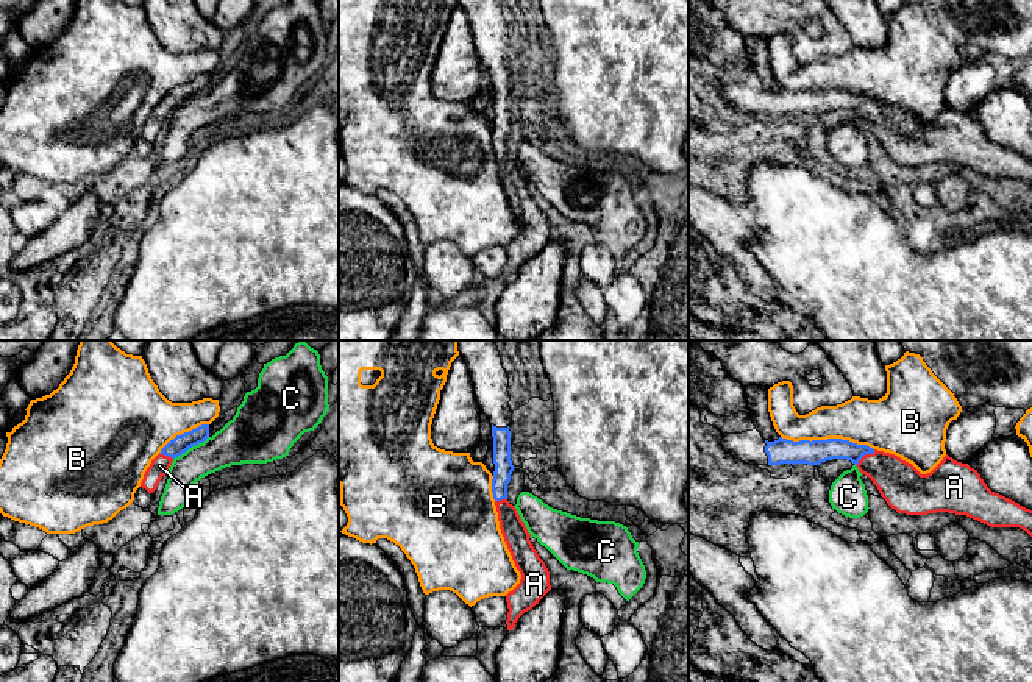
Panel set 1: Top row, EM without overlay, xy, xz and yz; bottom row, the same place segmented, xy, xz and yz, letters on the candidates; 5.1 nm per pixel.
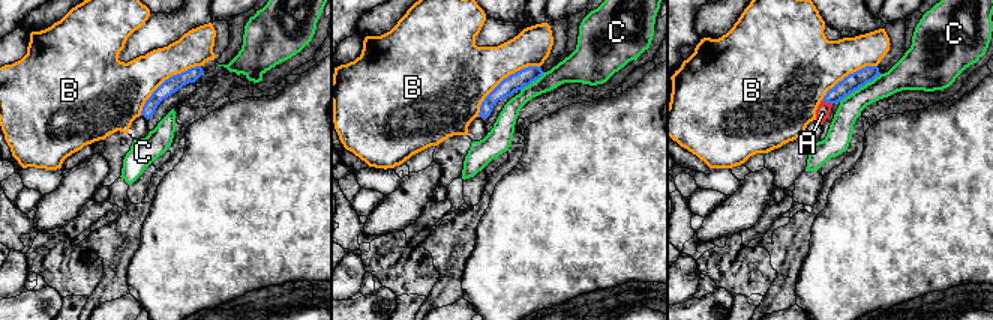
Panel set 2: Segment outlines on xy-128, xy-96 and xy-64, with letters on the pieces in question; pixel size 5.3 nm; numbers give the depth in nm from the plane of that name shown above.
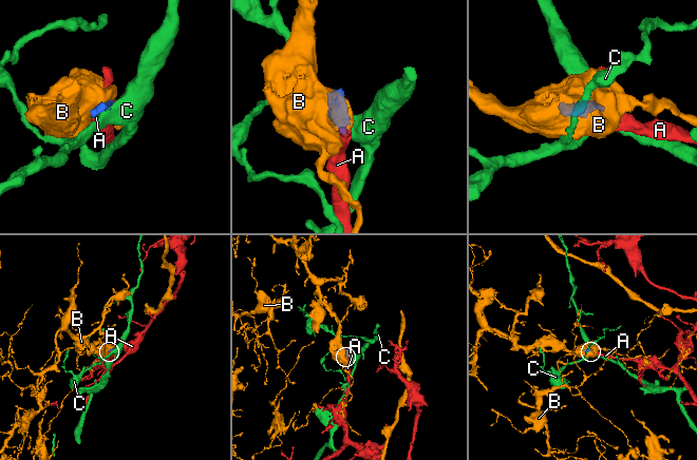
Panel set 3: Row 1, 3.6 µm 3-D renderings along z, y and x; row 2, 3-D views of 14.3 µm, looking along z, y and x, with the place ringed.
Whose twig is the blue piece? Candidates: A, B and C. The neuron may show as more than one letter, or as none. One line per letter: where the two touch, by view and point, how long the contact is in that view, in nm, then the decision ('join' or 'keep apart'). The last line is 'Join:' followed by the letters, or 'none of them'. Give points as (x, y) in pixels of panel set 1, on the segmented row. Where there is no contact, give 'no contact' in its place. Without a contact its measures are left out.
A: yz (864, 454) | 130 nm | join
B: yz (828, 439) | 480 nm | keep apart
C: xy (191, 447) | 220 nm | keep apart
Join: A

